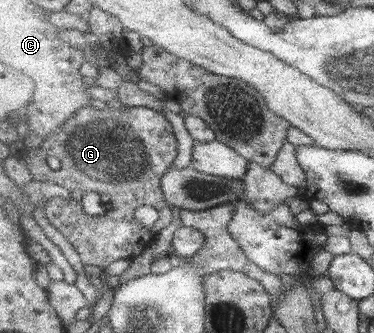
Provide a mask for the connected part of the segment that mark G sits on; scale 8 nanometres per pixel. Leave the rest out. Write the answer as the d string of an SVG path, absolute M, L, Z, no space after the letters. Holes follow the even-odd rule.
M86 105L76 115L69 118L58 133L52 133L43 140L38 149L32 152L25 151L22 160L30 169L33 180L58 184L69 191L71 198L53 198L44 206L48 220L75 246L80 253L85 265L98 266L100 269L108 268L112 262L122 259L136 258L146 248L155 242L161 230L168 228L174 221L172 208L164 199L161 180L173 168L178 158L178 140L172 132L172 124L164 118L162 113L148 107L128 107L126 110L113 109L112 107L99 109ZM54 157L60 161L61 168L52 170L46 158ZM95 192L103 199L101 204L105 208L102 216L90 216L82 208L82 196ZM144 206L154 206L160 211L160 220L156 226L142 226L134 218L134 210Z

